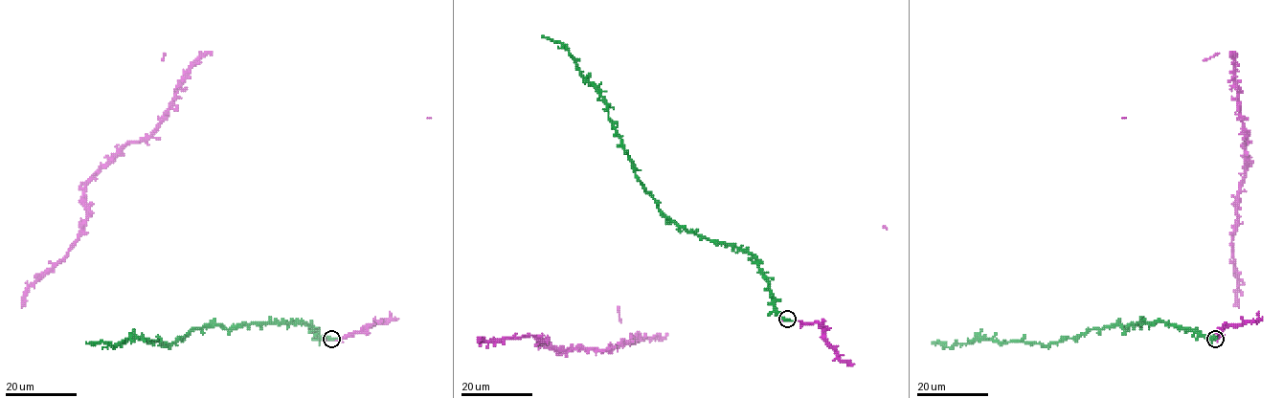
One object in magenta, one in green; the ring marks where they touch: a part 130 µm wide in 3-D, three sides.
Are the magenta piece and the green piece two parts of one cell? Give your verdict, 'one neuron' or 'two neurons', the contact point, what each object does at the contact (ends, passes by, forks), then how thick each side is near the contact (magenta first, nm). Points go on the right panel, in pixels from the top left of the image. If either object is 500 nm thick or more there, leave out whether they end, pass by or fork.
two neurons; place (1215, 339); calibres 600 and 440 nm

